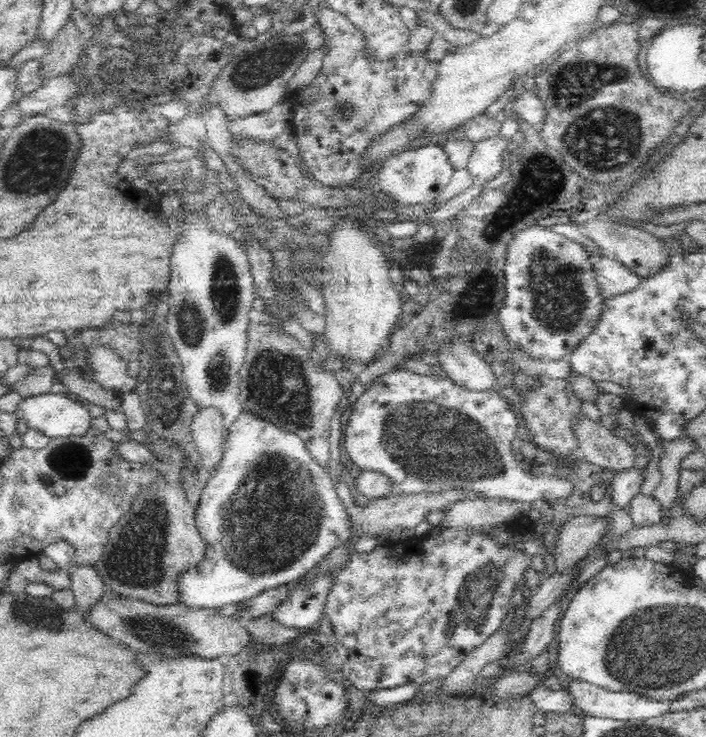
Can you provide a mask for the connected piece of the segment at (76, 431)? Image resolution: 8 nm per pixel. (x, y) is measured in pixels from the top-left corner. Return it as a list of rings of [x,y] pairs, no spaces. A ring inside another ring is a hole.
[[[42,394],[32,396],[23,400],[20,404],[20,410],[15,414],[17,420],[25,420],[28,428],[36,427],[46,433],[50,438],[67,437],[70,435],[82,436],[92,429],[94,416],[90,414],[90,410],[82,404],[78,404],[72,398],[66,398],[62,394]]]

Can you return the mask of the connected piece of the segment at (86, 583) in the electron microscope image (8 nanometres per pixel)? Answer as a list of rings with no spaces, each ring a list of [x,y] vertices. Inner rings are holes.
[[[74,561],[68,566],[67,571],[71,580],[70,588],[77,604],[74,610],[88,617],[90,607],[94,606],[94,602],[98,602],[106,590],[104,579],[100,577],[95,564],[82,564]]]

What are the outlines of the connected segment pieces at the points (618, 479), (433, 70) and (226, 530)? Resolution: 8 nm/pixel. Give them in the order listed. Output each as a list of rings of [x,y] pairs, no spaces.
[[[634,467],[627,471],[615,472],[611,482],[611,497],[613,508],[624,508],[639,494],[644,484],[644,468]]]
[[[325,6],[318,12],[318,25],[324,34],[324,42],[330,45],[330,52],[324,58],[324,68],[318,78],[293,96],[292,104],[298,107],[297,118],[293,120],[292,131],[304,164],[314,179],[324,186],[345,187],[362,177],[369,164],[369,149],[374,142],[385,138],[394,128],[406,126],[416,119],[420,110],[433,98],[434,82],[440,78],[440,61],[430,60],[424,51],[412,53],[404,48],[391,59],[379,59],[369,49],[369,38],[354,26],[342,13]]]
[[[244,410],[228,429],[229,433],[226,436],[226,448],[222,465],[212,472],[212,478],[208,480],[208,486],[202,492],[200,501],[195,509],[198,531],[202,533],[202,537],[206,539],[210,549],[208,554],[206,554],[205,562],[202,562],[197,569],[186,570],[186,573],[182,574],[182,578],[178,582],[181,598],[183,599],[182,605],[190,608],[220,609],[223,606],[242,603],[246,599],[252,599],[273,587],[291,584],[310,573],[314,566],[320,565],[334,550],[354,541],[354,523],[350,513],[348,513],[348,509],[346,509],[345,502],[342,501],[342,497],[340,497],[340,493],[336,489],[334,479],[310,455],[306,442],[300,436],[296,433],[285,431],[281,426],[276,425],[270,419],[262,418],[262,415],[256,414],[254,411]]]

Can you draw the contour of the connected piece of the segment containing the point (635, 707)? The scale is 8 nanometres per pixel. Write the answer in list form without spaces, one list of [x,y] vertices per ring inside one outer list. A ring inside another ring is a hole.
[[[575,679],[571,689],[576,706],[590,716],[637,721],[670,712],[670,701],[659,701],[639,693],[611,691]]]

